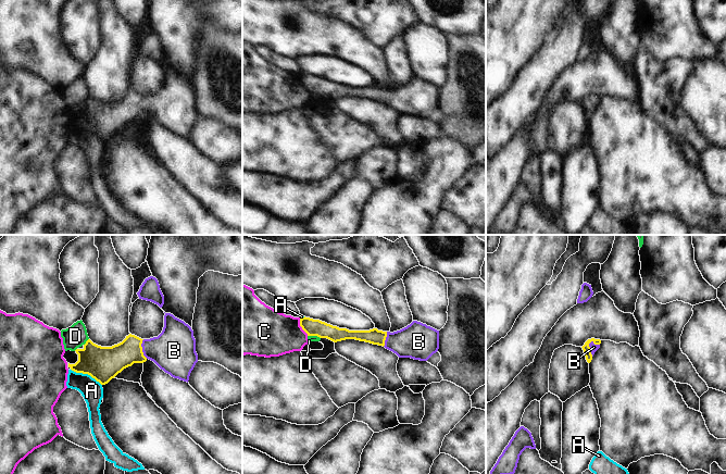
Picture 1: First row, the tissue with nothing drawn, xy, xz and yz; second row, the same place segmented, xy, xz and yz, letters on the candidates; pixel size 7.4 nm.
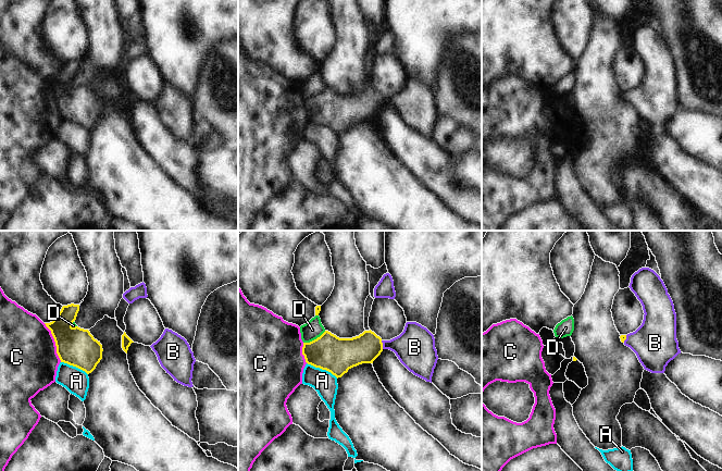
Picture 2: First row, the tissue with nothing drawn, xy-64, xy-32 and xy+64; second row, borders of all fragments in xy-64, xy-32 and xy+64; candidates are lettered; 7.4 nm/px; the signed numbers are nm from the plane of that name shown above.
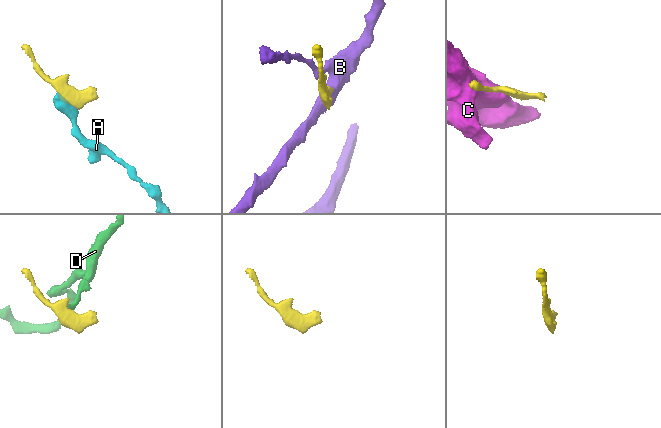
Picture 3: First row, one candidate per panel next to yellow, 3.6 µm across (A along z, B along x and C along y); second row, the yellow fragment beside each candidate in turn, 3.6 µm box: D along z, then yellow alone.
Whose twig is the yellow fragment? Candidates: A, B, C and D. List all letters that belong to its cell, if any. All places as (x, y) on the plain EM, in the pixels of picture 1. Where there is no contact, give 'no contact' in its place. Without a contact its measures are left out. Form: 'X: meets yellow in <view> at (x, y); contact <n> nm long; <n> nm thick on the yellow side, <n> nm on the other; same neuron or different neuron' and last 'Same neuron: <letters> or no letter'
A: meets yellow in xy at (86, 129); contact 260 nm long; 260 nm thick on the yellow side, 160 nm on the other; different neuron
B: meets yellow in yz at (590, 104); contact 120 nm long; 60 nm thick on the yellow side, 50 nm on the other; same neuron
C: meets yellow in xz at (301, 83); contact 140 nm long; 130 nm thick on the yellow side, 360 nm on the other; different neuron
D: meets yellow in xy at (86, 98); contact 70 nm long; 260 nm thick on the yellow side, 160 nm on the other; different neuron
Same neuron: B

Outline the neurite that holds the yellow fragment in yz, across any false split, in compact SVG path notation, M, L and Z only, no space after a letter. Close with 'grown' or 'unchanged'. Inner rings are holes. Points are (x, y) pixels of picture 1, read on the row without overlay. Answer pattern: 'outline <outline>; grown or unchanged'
outline M588 96L585 101L581 103L588 120L591 118L594 109L600 104L600 96Z; grown

